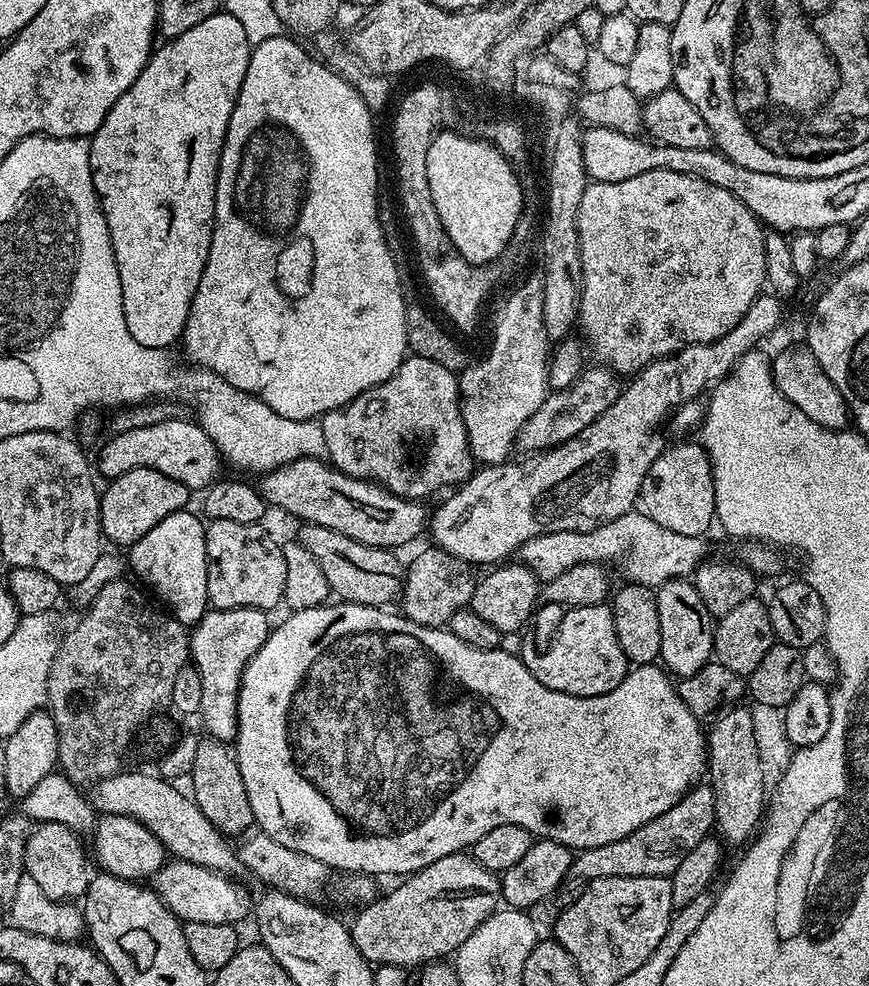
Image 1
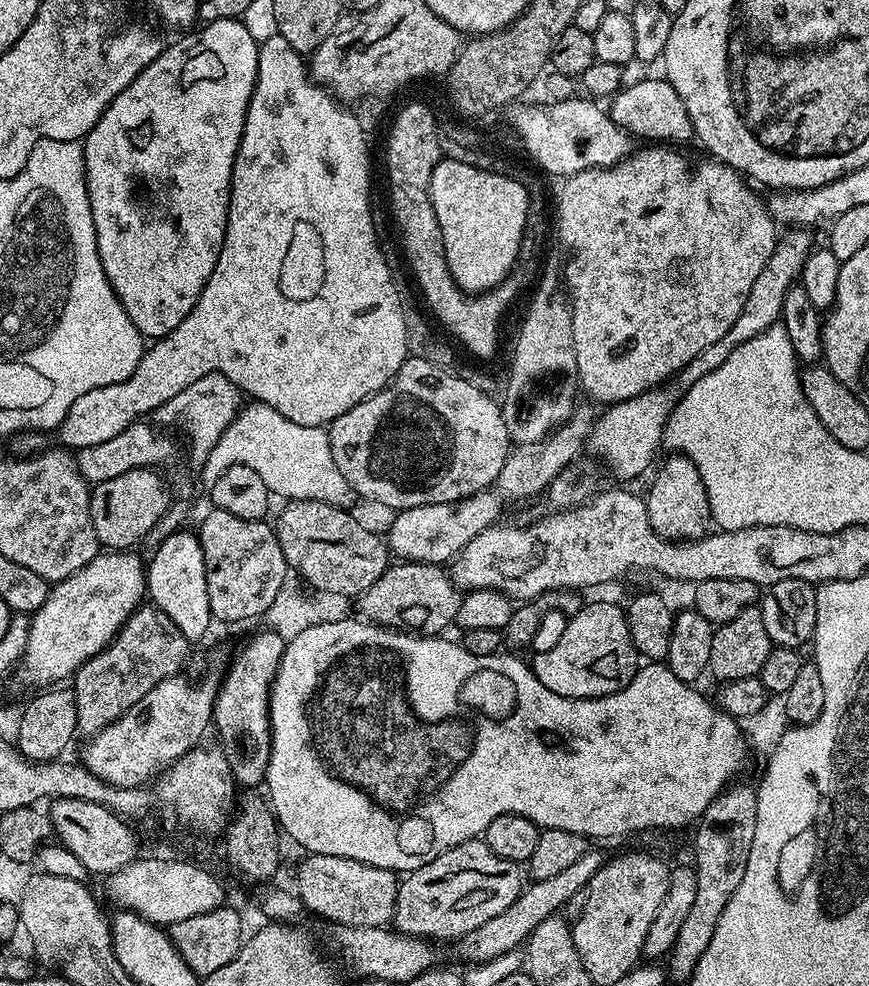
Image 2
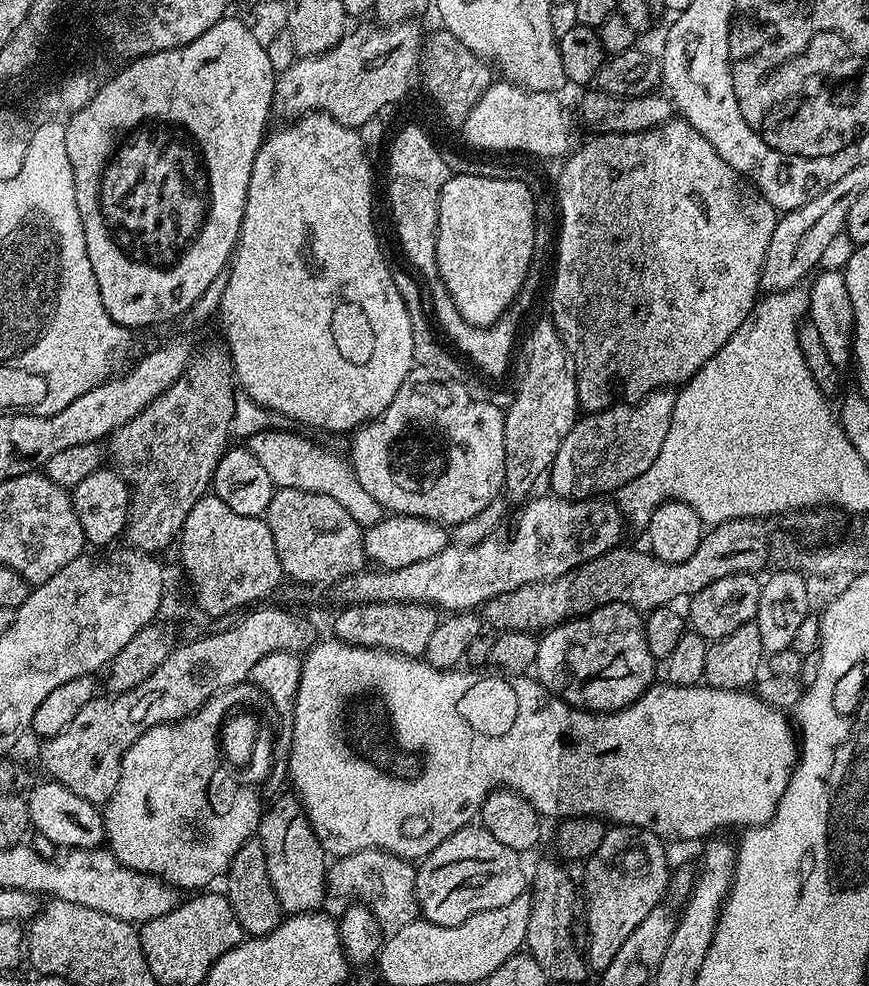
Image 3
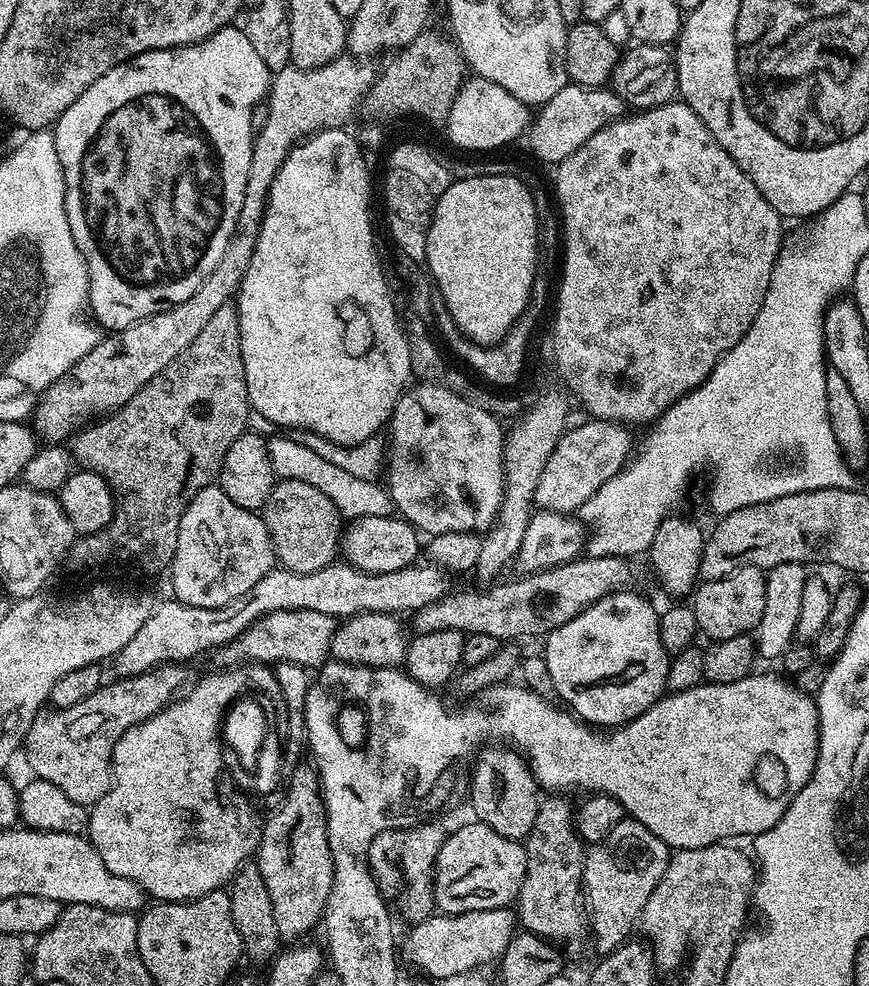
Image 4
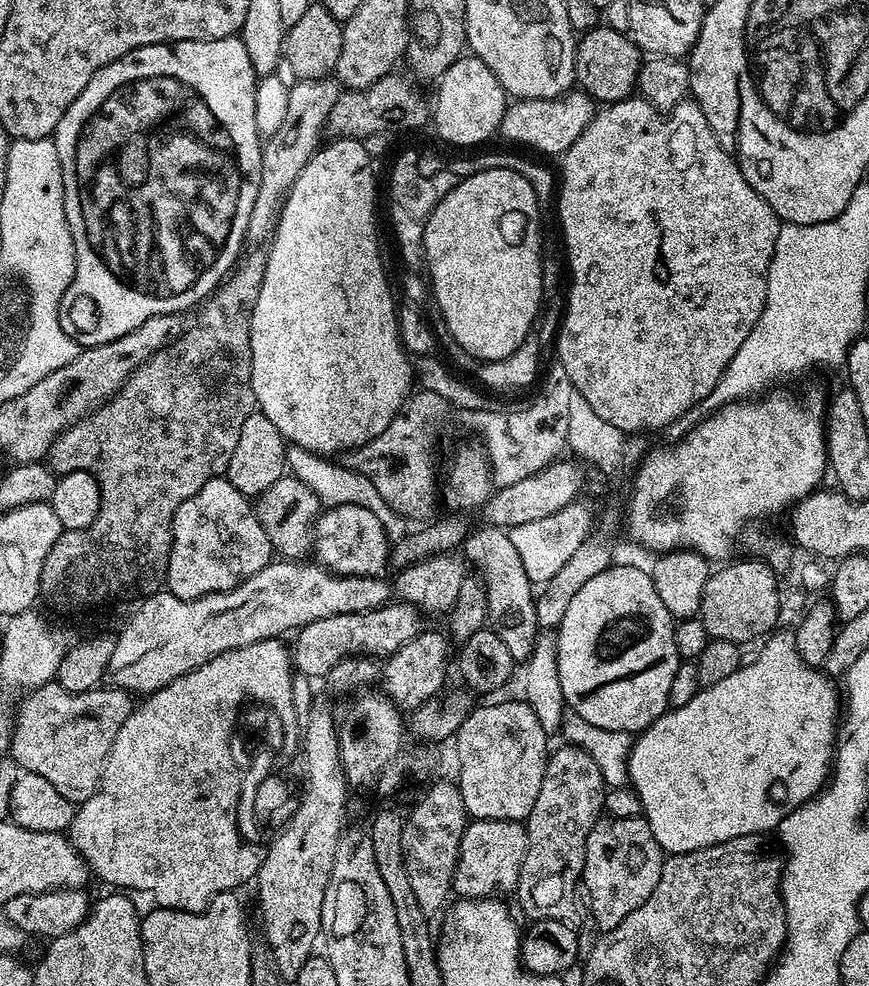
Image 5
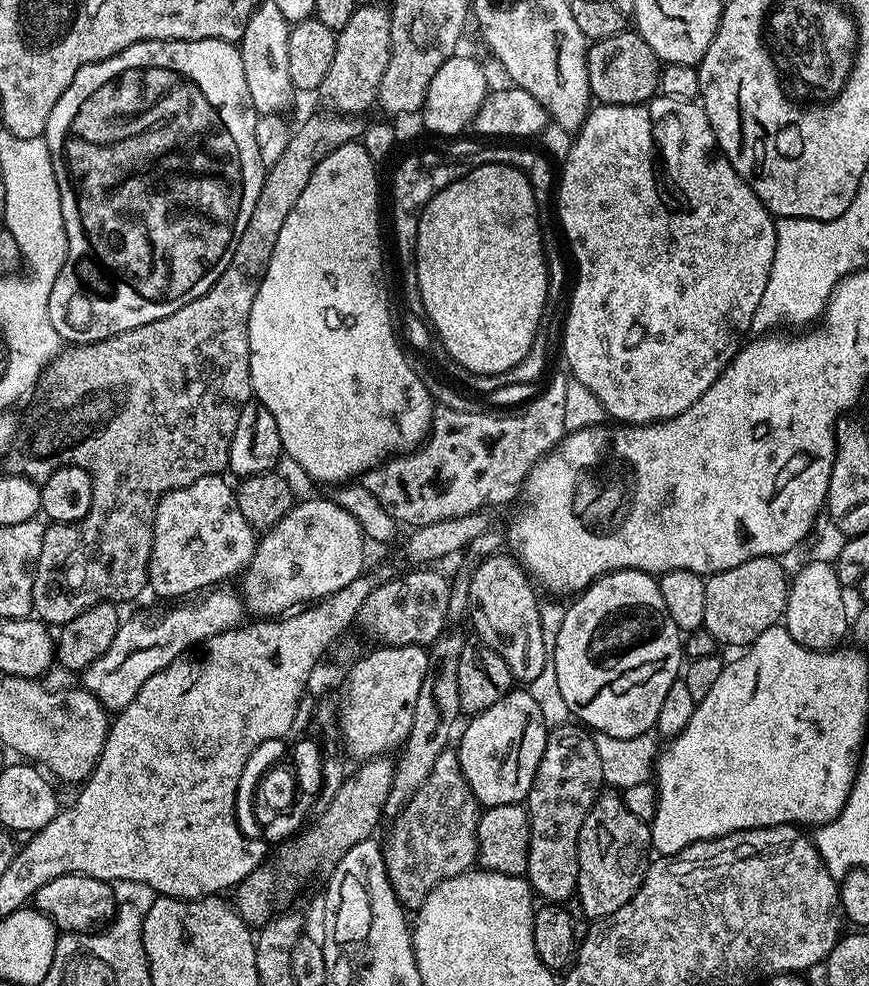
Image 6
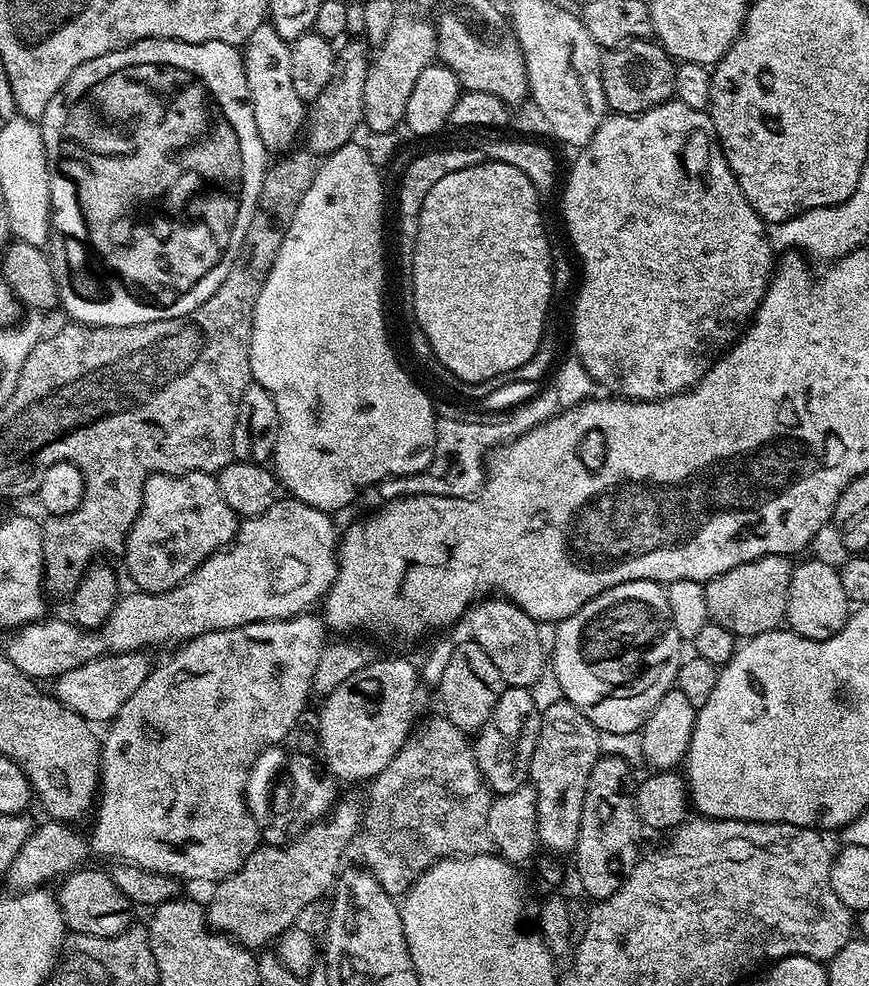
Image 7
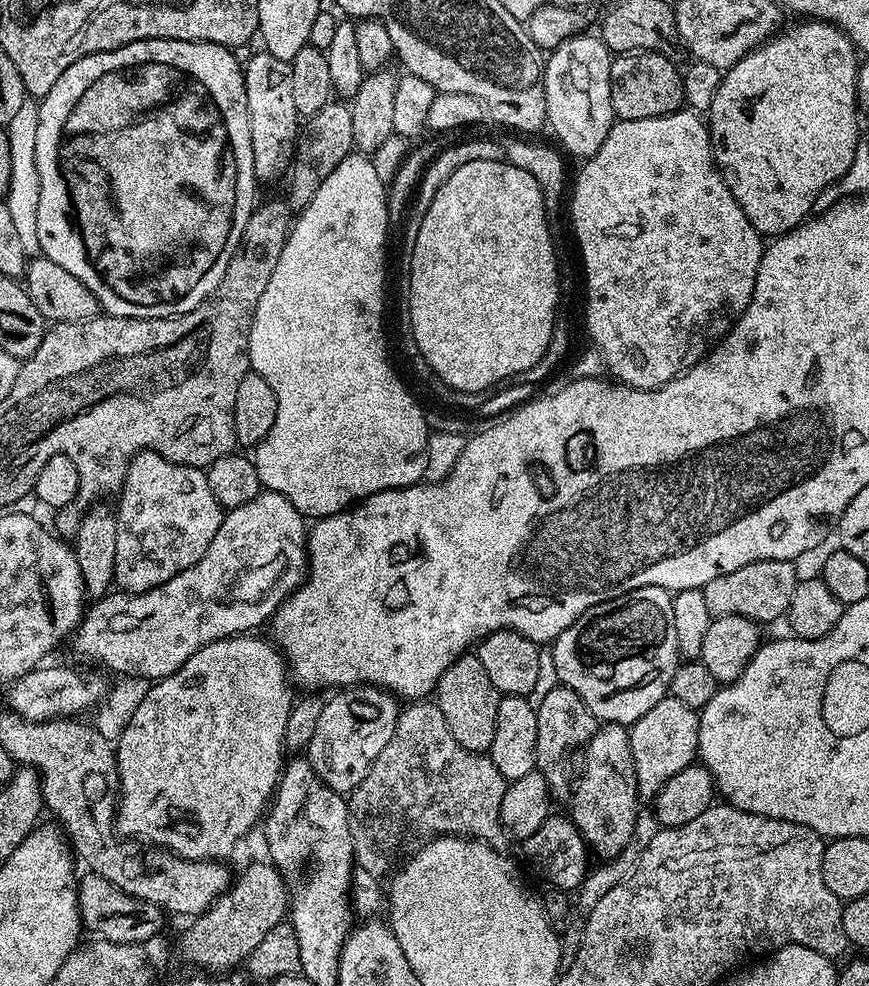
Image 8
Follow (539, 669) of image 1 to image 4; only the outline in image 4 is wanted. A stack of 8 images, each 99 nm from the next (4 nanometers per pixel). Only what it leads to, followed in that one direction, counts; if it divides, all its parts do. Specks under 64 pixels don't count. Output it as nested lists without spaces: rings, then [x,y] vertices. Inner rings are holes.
[[[632,591],[609,592],[607,596],[582,610],[582,614],[570,618],[570,622],[549,632],[543,641],[544,668],[548,671],[548,680],[552,683],[553,690],[565,700],[563,703],[579,719],[593,726],[629,724],[631,720],[638,718],[638,714],[657,704],[668,687],[670,654],[662,646],[662,634],[658,634],[658,608],[646,597]]]

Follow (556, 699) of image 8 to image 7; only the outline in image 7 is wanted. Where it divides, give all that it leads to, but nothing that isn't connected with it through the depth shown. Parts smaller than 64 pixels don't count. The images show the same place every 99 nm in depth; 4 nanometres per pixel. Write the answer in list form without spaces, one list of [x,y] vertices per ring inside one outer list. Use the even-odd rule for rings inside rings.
[[[560,699],[541,711],[540,733],[534,758],[530,758],[528,780],[538,798],[538,838],[549,853],[571,853],[576,847],[590,774],[602,755],[600,740],[601,732],[569,700]]]

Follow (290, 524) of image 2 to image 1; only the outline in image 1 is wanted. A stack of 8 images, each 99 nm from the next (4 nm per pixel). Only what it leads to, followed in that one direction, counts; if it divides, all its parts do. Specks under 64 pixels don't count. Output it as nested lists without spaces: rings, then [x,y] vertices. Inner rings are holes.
[[[307,522],[301,523],[298,541],[314,556],[322,568],[331,591],[341,601],[350,604],[371,604],[388,606],[397,599],[402,588],[402,564],[396,561],[397,553],[387,548],[375,548],[363,544],[338,530],[318,526]]]

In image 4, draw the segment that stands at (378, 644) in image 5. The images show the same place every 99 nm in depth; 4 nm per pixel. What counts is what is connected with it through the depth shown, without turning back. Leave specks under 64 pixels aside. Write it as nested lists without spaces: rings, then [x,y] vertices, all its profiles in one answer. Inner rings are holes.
[[[590,556],[571,560],[568,564],[559,564],[556,568],[546,568],[531,574],[521,575],[521,580],[512,580],[509,584],[493,583],[485,592],[451,591],[441,600],[430,602],[430,606],[422,606],[411,617],[410,628],[417,636],[434,634],[434,630],[458,630],[465,634],[477,632],[490,634],[498,642],[516,642],[519,636],[547,637],[555,628],[561,628],[570,618],[582,614],[594,602],[598,602],[609,592],[619,592],[627,589],[632,580],[632,568],[627,559],[622,556]],[[280,610],[255,620],[245,632],[238,634],[228,644],[223,644],[218,649],[221,665],[240,666],[245,662],[263,662],[268,666],[277,664],[297,664],[309,670],[316,670],[329,659],[332,650],[332,639],[336,633],[337,617],[322,614],[319,610]]]

